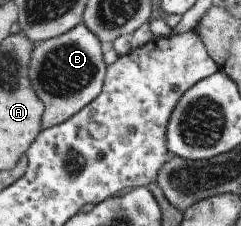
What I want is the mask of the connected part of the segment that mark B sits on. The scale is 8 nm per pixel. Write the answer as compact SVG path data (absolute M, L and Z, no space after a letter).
M82 23L61 35L34 42L28 61L28 80L43 104L41 130L63 123L100 92L106 72L101 56L100 39Z

